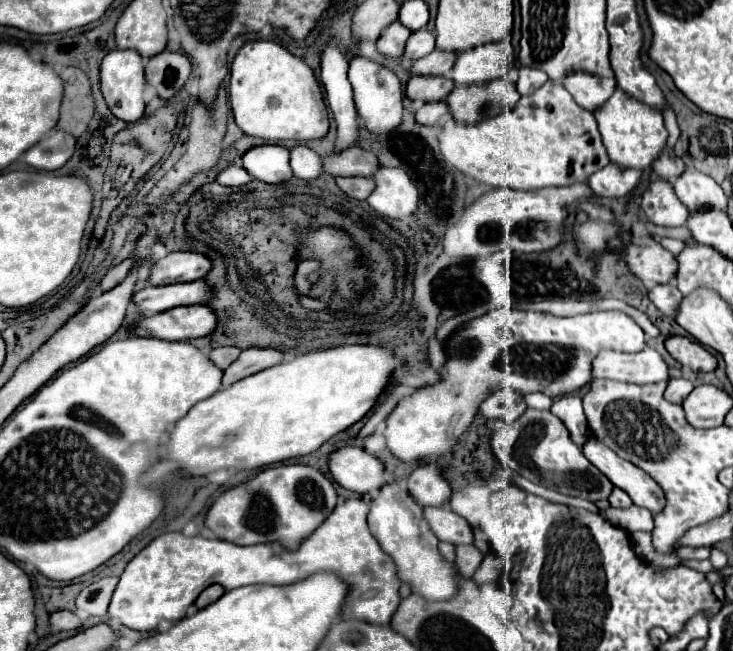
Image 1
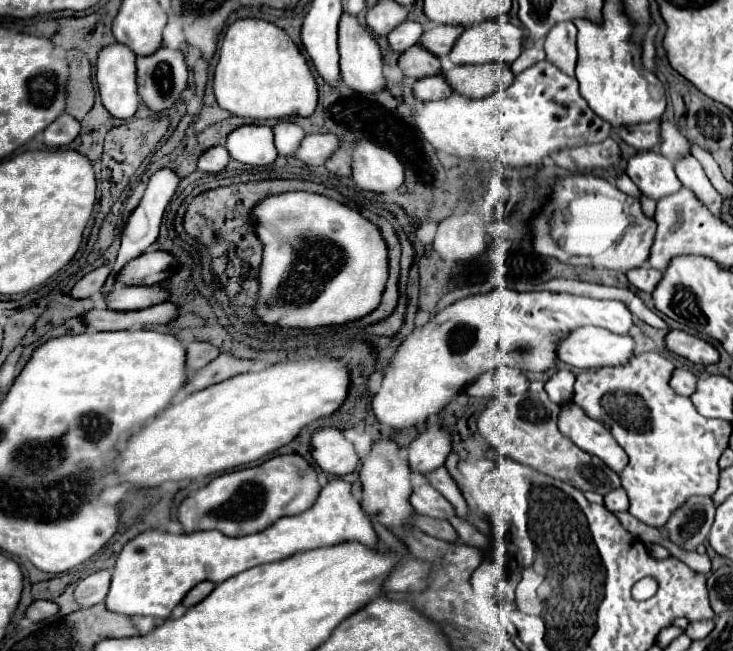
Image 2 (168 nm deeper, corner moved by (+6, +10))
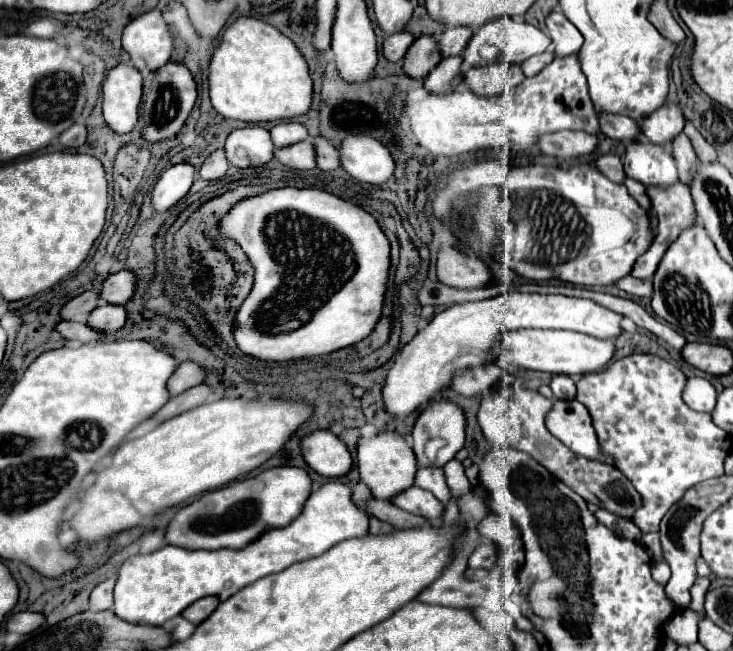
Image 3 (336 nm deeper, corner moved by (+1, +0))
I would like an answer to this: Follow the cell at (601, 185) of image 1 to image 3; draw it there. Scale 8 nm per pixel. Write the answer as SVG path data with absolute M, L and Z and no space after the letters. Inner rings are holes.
M561 130L555 134L543 134L537 144L543 154L569 160L591 154L597 148L597 136L581 130Z

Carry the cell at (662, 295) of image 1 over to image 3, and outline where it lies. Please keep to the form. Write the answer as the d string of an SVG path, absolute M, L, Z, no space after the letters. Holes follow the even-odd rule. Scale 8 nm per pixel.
M623 276L621 282L617 284L617 288L631 294L631 296L651 296L653 294L651 280L639 280L633 276Z

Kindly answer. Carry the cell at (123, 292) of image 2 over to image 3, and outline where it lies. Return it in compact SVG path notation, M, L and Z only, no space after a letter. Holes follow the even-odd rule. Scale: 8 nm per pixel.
M101 304L97 306L97 310L93 310L87 316L87 326L107 334L107 332L117 332L125 324L125 320L127 320L127 312L123 306Z

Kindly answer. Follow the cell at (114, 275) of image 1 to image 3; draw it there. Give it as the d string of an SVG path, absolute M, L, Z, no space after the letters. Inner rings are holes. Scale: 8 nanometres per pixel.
M95 290L83 292L83 294L71 298L71 300L61 308L61 320L79 320L79 318L85 318L85 316L87 316L91 310L95 310L99 304L101 304L99 292L95 292Z

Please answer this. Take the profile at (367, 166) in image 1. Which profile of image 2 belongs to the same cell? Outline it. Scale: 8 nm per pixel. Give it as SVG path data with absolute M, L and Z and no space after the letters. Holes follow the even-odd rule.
M308 134L302 140L296 158L300 158L308 166L324 166L338 148L342 148L342 144L334 134Z

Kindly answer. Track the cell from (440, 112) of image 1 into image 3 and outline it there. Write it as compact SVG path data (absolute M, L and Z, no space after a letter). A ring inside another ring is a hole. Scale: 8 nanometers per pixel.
M451 56L451 58L441 58L439 66L435 66L435 70L431 70L431 74L425 78L425 88L429 92L453 92L463 76L461 76L461 56Z

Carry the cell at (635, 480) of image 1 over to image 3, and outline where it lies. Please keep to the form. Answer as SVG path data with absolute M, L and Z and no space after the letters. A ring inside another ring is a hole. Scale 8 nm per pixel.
M555 400L545 418L547 430L569 446L575 454L613 464L609 456L601 454L589 410L577 400Z

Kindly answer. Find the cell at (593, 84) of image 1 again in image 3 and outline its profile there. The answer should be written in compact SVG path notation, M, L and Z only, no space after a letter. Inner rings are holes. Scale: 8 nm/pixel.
M553 10L545 16L545 26L547 26L547 34L555 46L555 54L559 58L569 56L573 52L579 52L581 44L583 44L583 36L581 32L565 18L563 12Z

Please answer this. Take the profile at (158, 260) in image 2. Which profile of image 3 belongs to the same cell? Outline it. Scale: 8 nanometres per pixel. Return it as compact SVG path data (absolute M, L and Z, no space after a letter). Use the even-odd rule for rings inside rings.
M121 270L111 274L103 286L101 286L101 300L109 302L109 304L127 304L127 300L133 296L135 292L135 274L129 270Z

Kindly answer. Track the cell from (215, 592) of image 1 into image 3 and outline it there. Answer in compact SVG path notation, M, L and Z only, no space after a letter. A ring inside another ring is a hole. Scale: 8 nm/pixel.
M207 596L207 598L201 598L199 602L193 602L187 610L183 610L181 616L187 618L189 622L193 622L193 624L197 626L197 624L201 624L203 620L207 620L217 606L219 606L219 598Z

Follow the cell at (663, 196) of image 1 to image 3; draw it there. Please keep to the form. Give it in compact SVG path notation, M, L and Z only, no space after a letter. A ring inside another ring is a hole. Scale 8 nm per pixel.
M633 140L625 146L625 174L645 186L671 186L677 180L675 158L669 148Z

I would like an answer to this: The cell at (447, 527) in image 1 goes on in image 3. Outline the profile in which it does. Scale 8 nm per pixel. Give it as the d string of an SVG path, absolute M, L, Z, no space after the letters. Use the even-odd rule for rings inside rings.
M411 486L403 492L399 492L395 498L391 498L391 502L395 506L399 506L401 510L419 514L427 520L439 520L443 514L443 504L431 492L425 492L419 486Z

